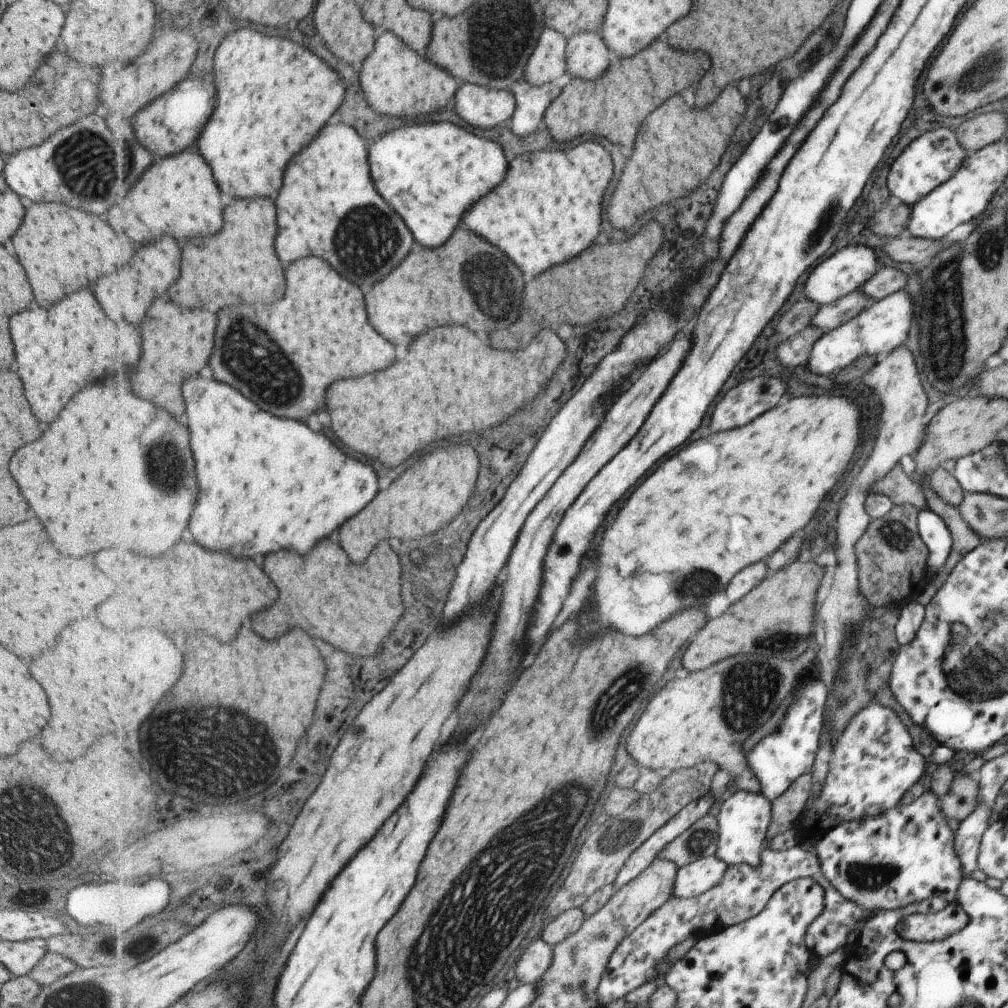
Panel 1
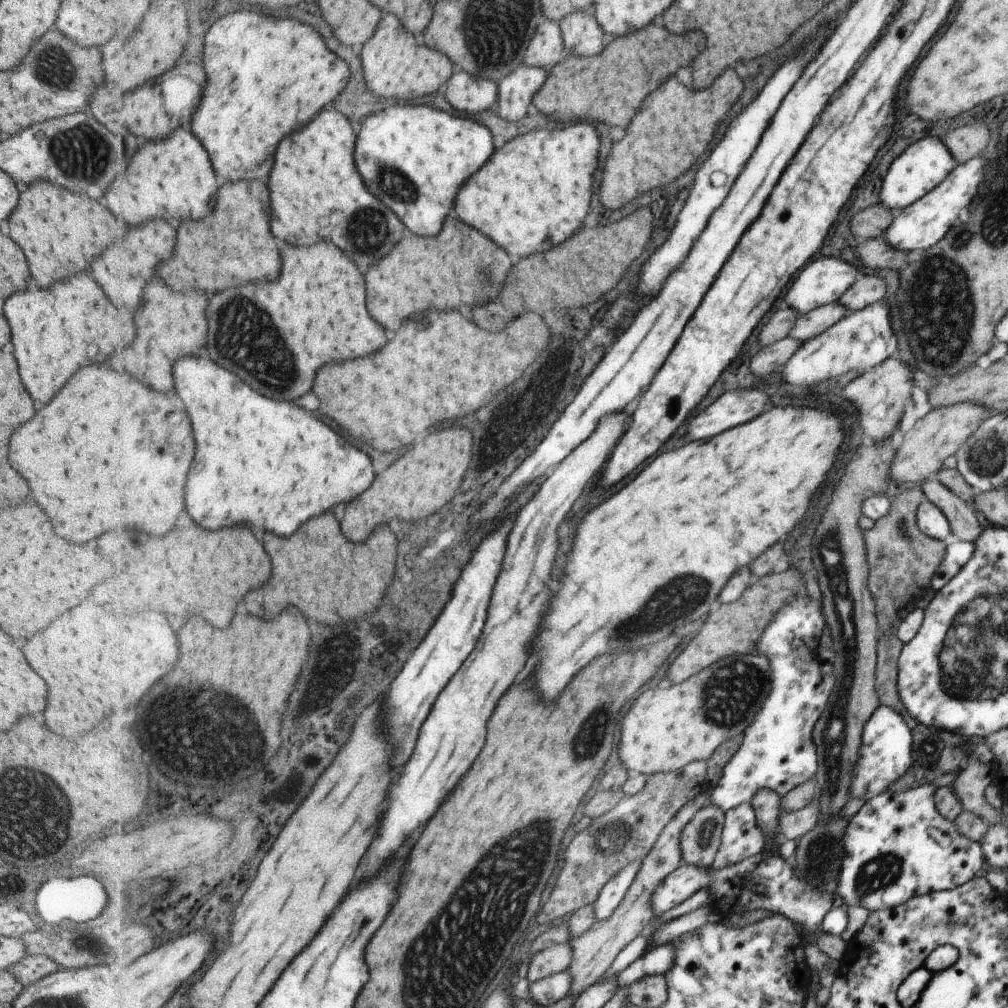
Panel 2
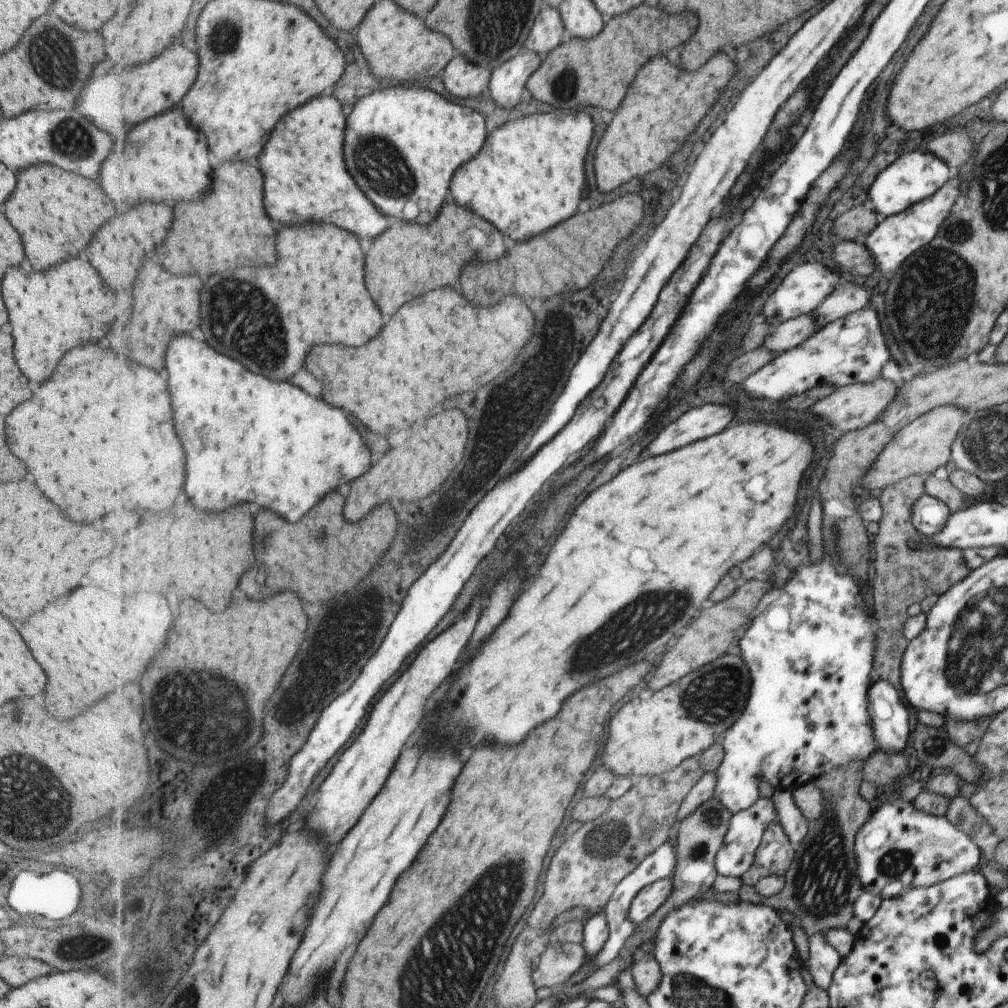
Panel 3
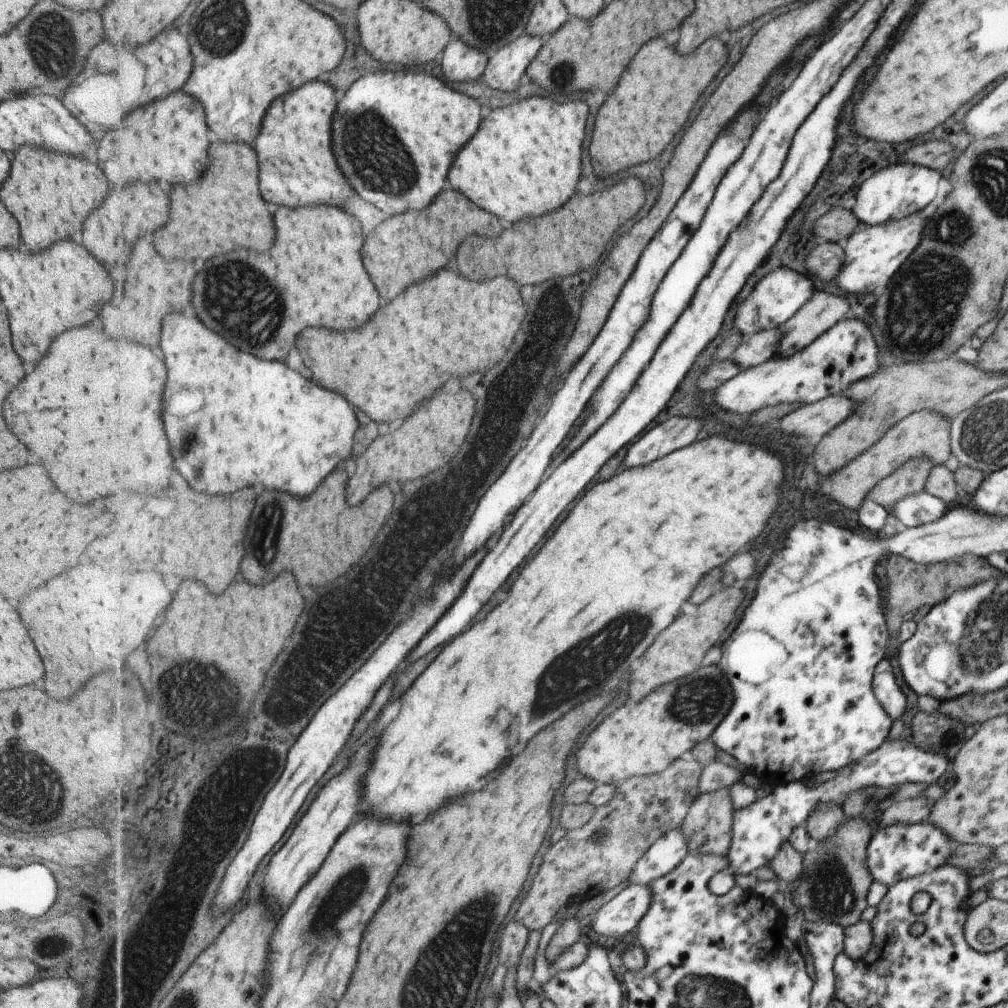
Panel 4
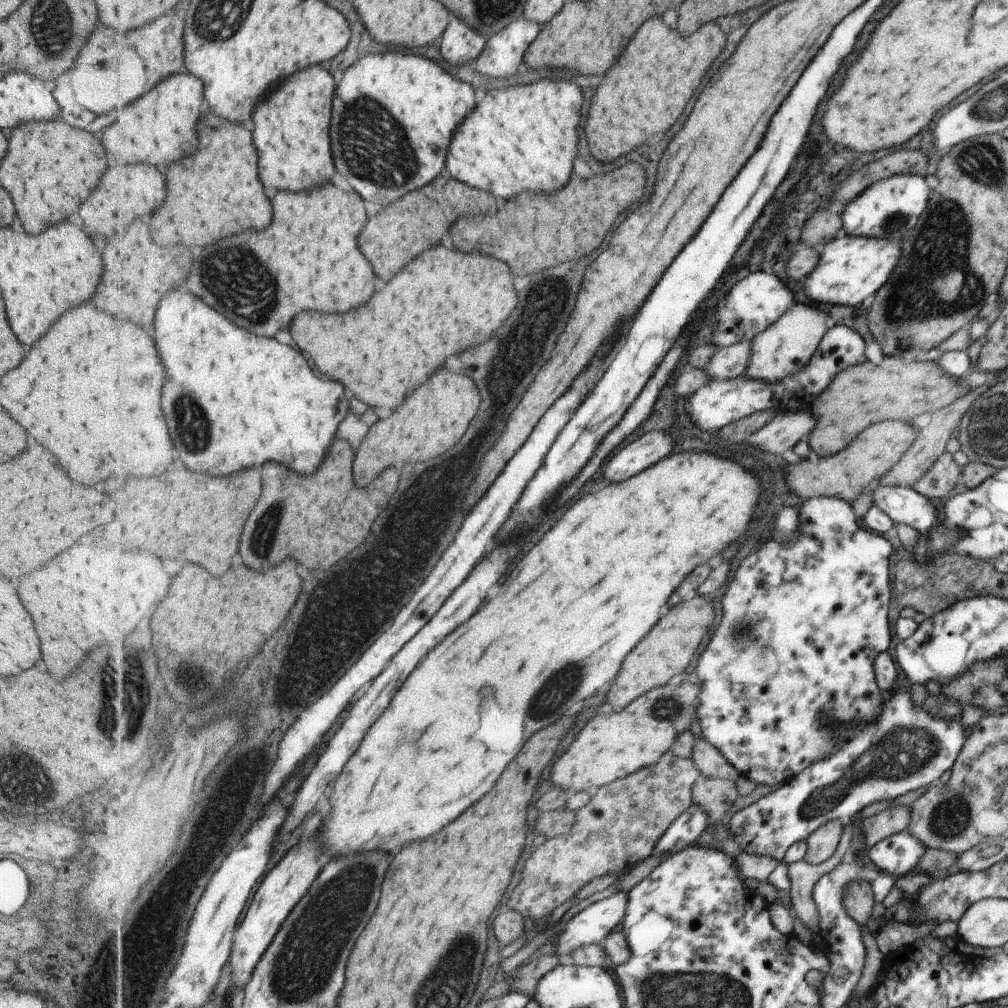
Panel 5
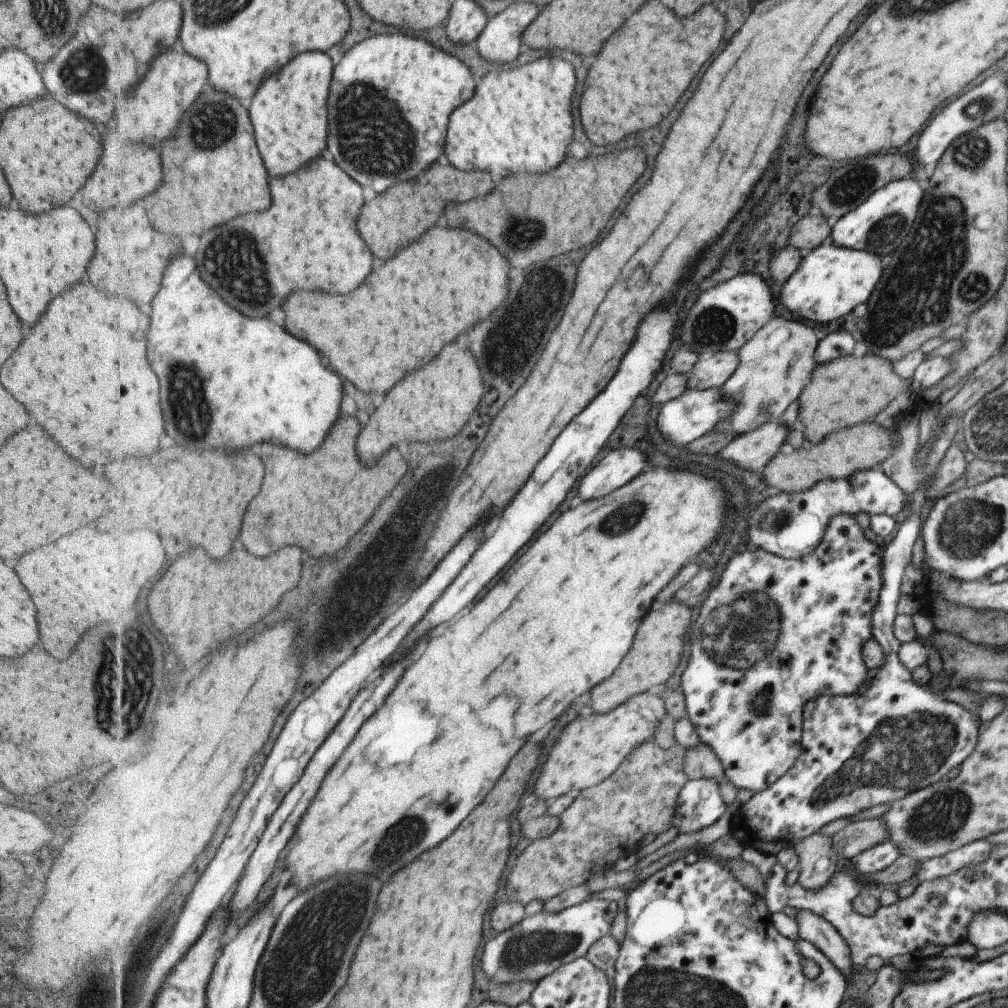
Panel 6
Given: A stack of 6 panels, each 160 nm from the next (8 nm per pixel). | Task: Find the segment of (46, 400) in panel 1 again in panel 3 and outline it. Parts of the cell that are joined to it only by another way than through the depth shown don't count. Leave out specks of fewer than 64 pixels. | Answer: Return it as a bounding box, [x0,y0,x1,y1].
[1,258,133,382]

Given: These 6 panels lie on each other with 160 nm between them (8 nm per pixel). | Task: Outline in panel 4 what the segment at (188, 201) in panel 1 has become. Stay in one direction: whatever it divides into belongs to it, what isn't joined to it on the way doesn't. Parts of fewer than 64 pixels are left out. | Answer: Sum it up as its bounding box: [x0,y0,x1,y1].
[97,90,211,186]

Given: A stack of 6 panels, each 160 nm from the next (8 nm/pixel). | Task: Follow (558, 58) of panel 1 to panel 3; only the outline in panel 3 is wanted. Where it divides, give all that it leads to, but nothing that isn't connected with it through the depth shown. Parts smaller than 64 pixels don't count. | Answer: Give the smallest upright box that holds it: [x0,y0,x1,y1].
[525,5,568,57]

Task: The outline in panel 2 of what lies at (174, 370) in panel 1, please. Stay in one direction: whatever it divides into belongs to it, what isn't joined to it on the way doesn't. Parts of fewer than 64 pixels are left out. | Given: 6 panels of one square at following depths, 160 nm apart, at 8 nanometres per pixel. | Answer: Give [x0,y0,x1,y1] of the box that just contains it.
[109,282,209,392]

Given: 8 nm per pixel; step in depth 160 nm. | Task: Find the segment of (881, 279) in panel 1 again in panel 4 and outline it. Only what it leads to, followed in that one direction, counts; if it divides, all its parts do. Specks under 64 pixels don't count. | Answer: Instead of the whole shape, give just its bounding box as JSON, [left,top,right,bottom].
[778,292,849,357]

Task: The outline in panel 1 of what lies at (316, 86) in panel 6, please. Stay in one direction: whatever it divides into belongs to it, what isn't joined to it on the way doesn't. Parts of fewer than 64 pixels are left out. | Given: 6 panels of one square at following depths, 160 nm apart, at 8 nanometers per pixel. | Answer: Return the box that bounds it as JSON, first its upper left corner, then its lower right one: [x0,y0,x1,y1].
[277,124,415,292]

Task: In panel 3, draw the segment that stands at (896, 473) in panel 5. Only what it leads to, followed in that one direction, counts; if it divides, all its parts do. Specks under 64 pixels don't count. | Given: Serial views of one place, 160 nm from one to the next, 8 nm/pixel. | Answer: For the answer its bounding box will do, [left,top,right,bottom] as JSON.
[871,475,969,690]

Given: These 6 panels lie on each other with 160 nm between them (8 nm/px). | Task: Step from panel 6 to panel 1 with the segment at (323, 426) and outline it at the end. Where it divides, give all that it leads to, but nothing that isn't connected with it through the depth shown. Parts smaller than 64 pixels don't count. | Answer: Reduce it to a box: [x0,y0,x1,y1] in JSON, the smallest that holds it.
[182,378,379,559]

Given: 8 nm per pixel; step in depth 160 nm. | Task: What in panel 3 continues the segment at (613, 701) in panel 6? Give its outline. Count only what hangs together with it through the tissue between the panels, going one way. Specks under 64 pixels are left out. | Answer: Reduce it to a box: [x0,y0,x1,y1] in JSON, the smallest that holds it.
[649,579,771,692]

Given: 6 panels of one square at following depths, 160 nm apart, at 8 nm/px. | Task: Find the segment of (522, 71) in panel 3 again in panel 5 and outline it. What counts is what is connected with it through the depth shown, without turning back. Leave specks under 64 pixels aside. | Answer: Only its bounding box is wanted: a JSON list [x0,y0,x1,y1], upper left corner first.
[475,16,543,80]

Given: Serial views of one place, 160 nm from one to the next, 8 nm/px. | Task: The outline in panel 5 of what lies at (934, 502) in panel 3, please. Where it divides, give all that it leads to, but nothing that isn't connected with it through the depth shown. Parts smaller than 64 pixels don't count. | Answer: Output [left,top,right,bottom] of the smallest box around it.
[872,484,937,537]

